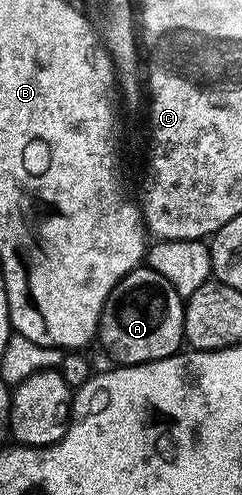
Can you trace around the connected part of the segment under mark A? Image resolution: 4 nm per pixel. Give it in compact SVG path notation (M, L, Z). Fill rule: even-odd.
M140 265L125 277L121 277L121 281L117 281L117 285L104 301L103 312L99 318L98 346L103 346L115 358L114 362L119 365L148 363L176 354L185 343L183 338L184 306L184 296L179 295L177 289L173 289L173 285L169 285L169 281L161 277L161 273L157 273L149 266Z

